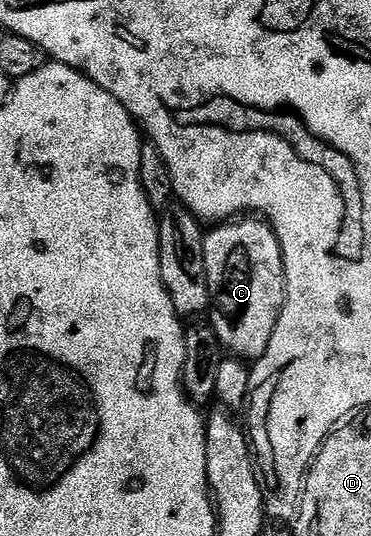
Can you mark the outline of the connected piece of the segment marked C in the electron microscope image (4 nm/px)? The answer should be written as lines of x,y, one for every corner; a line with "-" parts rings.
257,216
226,220
206,233
203,260
211,299
207,322
221,341
222,351
242,360
261,358
285,303
285,261
275,232

